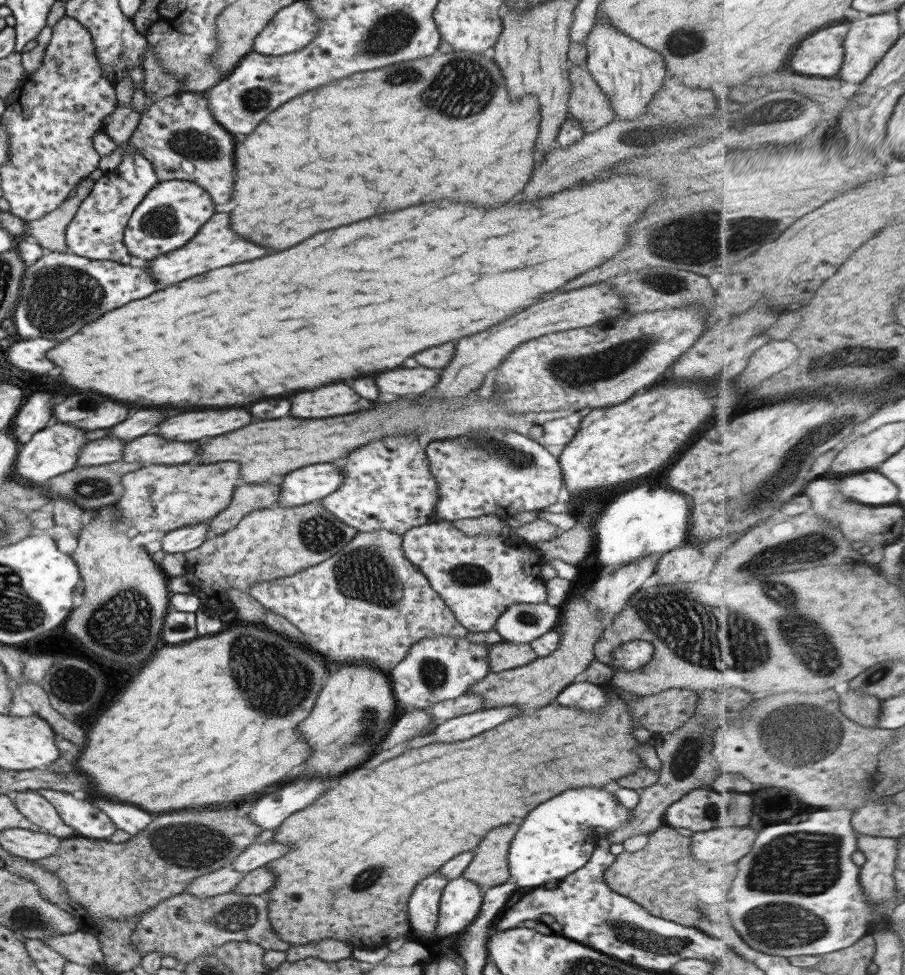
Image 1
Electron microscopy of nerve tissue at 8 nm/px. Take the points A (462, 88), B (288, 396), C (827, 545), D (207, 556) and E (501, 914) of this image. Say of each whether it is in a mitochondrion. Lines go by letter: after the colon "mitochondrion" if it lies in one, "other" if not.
A: mitochondrion
B: other
C: mitochondrion
D: other
E: other

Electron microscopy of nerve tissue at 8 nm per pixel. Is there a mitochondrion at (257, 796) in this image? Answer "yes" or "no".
no

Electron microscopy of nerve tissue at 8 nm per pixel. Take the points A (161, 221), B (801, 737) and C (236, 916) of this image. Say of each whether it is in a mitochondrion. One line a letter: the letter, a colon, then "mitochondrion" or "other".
A: mitochondrion
B: mitochondrion
C: mitochondrion

